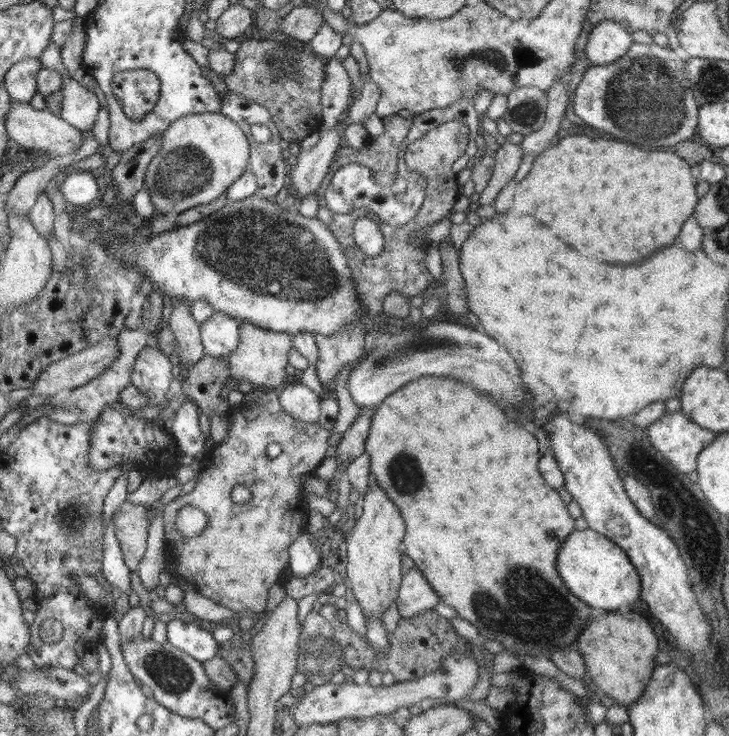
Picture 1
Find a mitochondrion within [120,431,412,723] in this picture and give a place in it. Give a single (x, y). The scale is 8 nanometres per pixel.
(167, 671)

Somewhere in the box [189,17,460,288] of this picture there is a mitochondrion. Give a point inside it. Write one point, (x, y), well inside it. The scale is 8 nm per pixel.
(287, 68)

